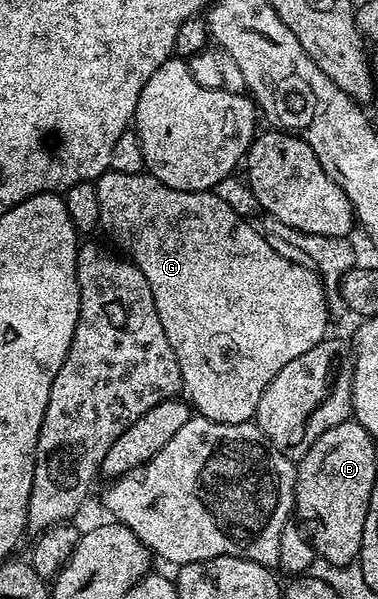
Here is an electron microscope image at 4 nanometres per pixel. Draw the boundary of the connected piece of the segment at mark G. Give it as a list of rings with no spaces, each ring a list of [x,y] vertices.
[[[107,171],[98,176],[94,182],[96,187],[96,199],[100,199],[100,219],[98,224],[101,232],[106,232],[114,241],[122,244],[121,252],[129,260],[134,262],[134,266],[148,279],[148,287],[152,287],[152,299],[156,303],[156,315],[160,315],[160,327],[164,327],[164,335],[168,335],[168,347],[172,347],[172,355],[176,355],[176,363],[180,367],[182,376],[182,387],[193,412],[199,417],[207,417],[216,423],[228,423],[229,425],[239,425],[245,421],[253,422],[258,412],[260,395],[268,387],[270,380],[292,359],[300,359],[304,351],[312,351],[316,343],[327,340],[326,328],[330,325],[330,309],[326,306],[326,290],[322,278],[309,264],[301,260],[289,261],[282,253],[277,253],[273,249],[271,238],[266,233],[255,230],[245,216],[237,213],[230,201],[225,196],[217,197],[219,194],[214,191],[197,193],[196,191],[176,191],[160,179],[151,177],[149,173],[116,173]]]

